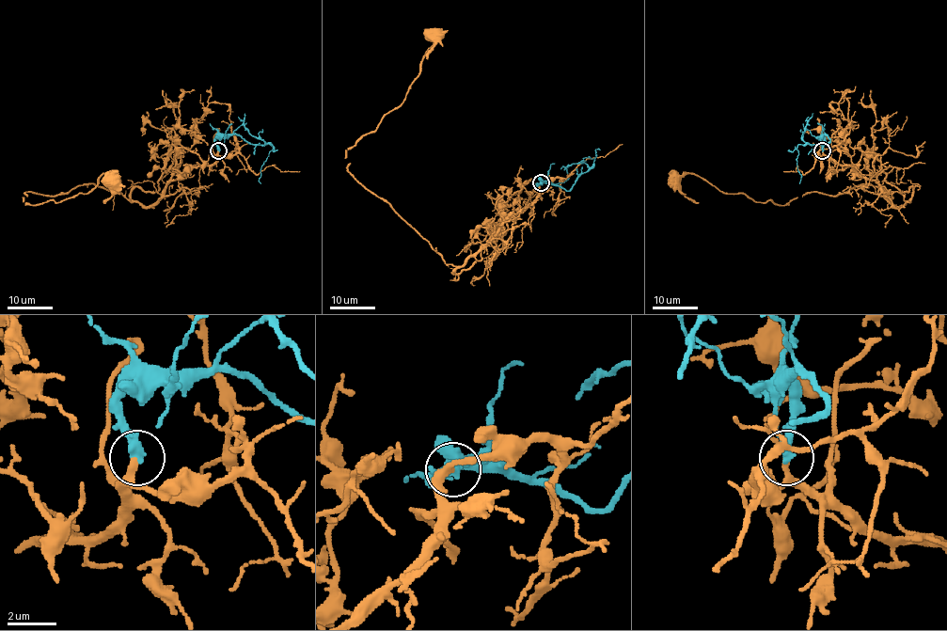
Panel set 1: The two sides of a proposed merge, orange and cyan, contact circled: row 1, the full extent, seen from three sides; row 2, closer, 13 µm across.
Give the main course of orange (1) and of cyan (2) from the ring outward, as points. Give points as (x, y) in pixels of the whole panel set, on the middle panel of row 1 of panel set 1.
1: (542, 182), (536, 198), (461, 265), (452, 265), (348, 170), (347, 149), (403, 101), (433, 39), (427, 59)
2: (542, 182), (552, 182), (567, 191), (591, 166), (594, 158), (583, 158), (581, 161), (583, 160)

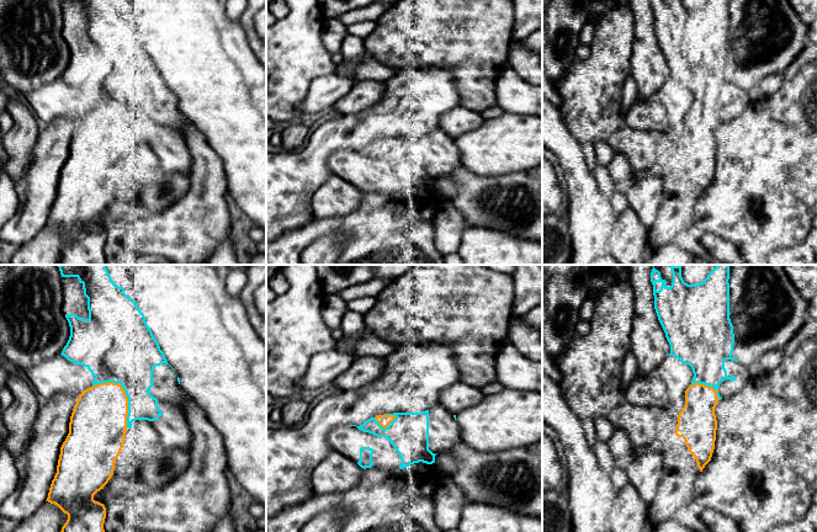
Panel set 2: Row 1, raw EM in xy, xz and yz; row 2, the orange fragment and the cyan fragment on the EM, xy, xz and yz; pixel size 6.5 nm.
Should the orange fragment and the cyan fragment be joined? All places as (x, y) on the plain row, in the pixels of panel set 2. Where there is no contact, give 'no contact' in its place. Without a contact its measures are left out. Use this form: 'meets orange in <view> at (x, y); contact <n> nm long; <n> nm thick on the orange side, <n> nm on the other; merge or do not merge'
meets orange in xy at (125, 116); contact 360 nm long; 360 nm thick on the orange side, 400 nm on the other; merge

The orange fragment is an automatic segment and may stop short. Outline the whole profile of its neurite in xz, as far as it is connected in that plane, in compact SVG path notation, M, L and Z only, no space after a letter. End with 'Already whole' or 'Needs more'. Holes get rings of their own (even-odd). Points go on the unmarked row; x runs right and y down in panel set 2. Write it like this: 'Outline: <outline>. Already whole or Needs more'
Outline: M429 134L383 138L356 151L387 163L402 183L399 193L419 186L435 187L436 179L429 174Z. Needs more

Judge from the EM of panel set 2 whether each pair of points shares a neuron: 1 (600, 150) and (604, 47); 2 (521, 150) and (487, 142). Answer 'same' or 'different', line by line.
1: different
2: same

